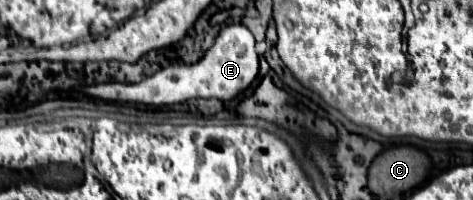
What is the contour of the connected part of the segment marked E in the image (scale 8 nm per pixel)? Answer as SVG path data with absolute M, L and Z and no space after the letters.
M228 25L220 31L214 45L208 49L204 59L194 65L166 67L140 83L104 83L90 85L82 93L98 97L104 101L124 101L124 103L144 103L144 105L174 105L188 99L220 99L230 101L242 93L258 75L258 53L254 35L244 25Z

